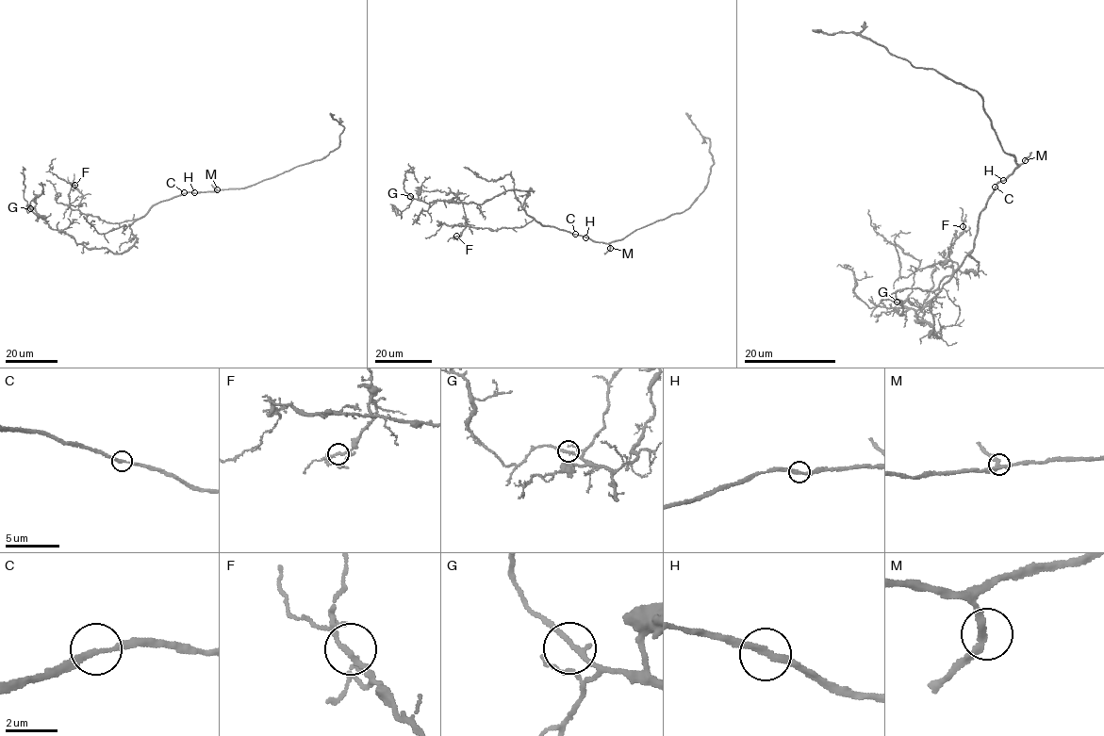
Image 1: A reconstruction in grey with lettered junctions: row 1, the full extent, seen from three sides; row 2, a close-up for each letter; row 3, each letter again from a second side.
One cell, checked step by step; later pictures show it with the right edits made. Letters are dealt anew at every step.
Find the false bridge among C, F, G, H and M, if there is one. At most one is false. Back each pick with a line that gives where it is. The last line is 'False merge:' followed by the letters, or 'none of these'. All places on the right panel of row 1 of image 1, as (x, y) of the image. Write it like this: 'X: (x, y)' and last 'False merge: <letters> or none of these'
False merge: none of these

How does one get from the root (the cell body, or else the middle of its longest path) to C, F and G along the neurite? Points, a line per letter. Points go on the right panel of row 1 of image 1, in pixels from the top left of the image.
C: (985, 204), (995, 187)
F: (985, 204), (969, 253), (979, 262), (974, 276), (976, 272), (970, 270), (963, 273), (948, 253), (963, 226)
G: (985, 204), (972, 249), (929, 303), (933, 326), (928, 336), (930, 331), (940, 335), (897, 302)

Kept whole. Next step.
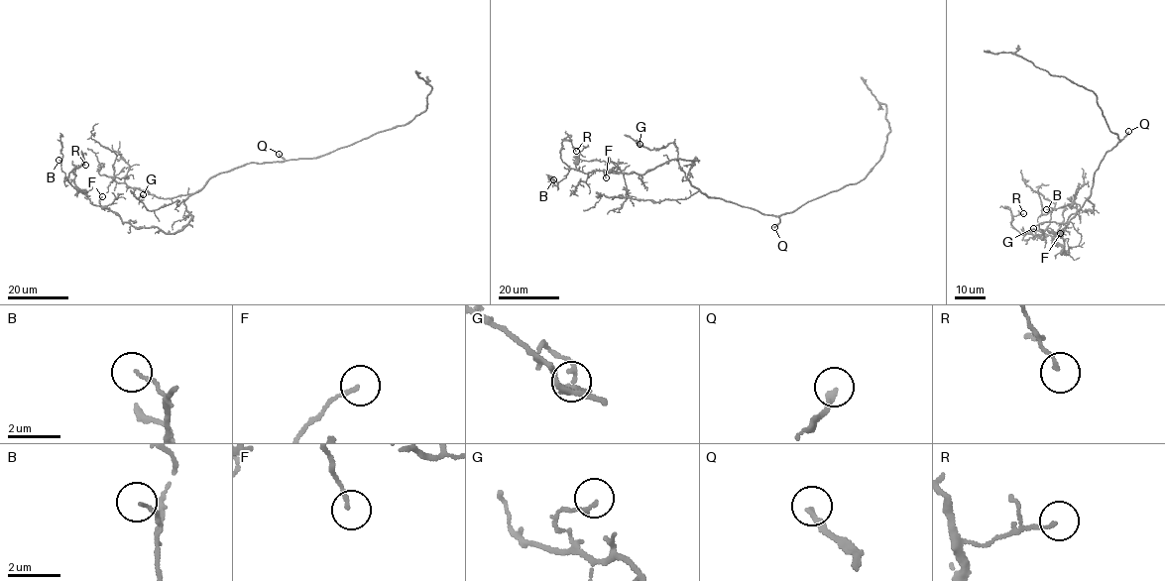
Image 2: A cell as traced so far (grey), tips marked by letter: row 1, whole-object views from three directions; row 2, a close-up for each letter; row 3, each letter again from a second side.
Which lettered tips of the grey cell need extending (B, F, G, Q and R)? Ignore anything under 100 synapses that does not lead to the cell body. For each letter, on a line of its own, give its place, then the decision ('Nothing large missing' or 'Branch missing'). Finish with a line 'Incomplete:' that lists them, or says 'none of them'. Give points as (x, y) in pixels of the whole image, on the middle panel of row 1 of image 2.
B: Place: (553, 179). Nothing large missing
F: Place: (606, 177). Nothing large missing
G: Place: (640, 144). Nothing large missing
Q: Place: (774, 227). Branch missing
R: Place: (576, 151). Nothing large missing
Incomplete: Q

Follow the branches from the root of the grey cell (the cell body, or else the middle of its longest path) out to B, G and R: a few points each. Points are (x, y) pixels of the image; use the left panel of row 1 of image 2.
B: (230, 170), (183, 202), (190, 220), (165, 233), (136, 228), (93, 205), (69, 182), (58, 160)
G: (230, 170), (213, 175), (177, 206), (179, 200), (148, 210), (139, 200), (143, 194)
R: (230, 170), (188, 196), (183, 203), (190, 220), (172, 233), (123, 222), (63, 181), (85, 165)

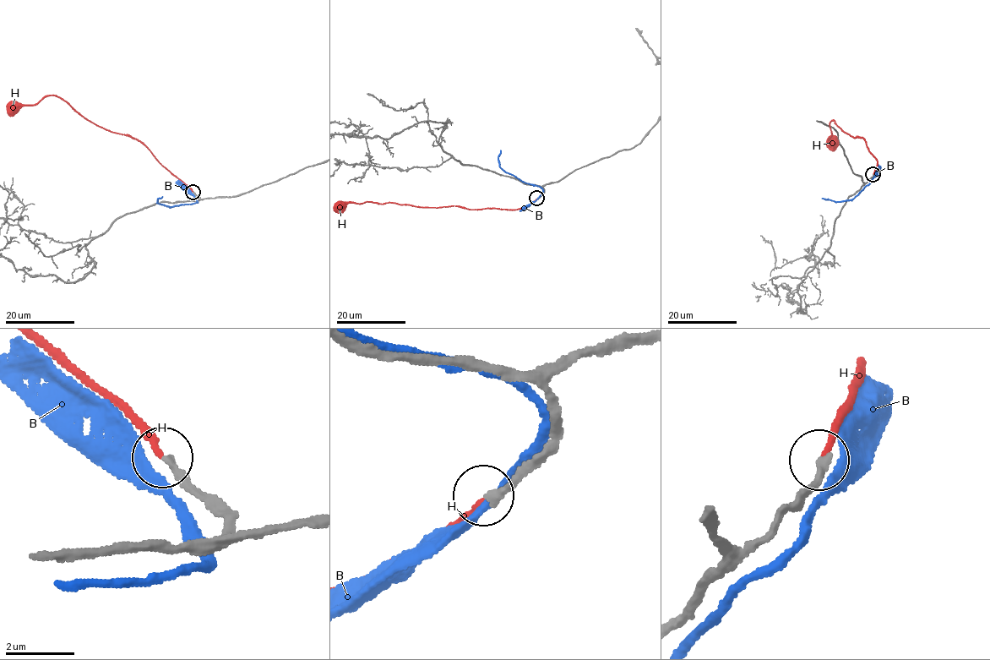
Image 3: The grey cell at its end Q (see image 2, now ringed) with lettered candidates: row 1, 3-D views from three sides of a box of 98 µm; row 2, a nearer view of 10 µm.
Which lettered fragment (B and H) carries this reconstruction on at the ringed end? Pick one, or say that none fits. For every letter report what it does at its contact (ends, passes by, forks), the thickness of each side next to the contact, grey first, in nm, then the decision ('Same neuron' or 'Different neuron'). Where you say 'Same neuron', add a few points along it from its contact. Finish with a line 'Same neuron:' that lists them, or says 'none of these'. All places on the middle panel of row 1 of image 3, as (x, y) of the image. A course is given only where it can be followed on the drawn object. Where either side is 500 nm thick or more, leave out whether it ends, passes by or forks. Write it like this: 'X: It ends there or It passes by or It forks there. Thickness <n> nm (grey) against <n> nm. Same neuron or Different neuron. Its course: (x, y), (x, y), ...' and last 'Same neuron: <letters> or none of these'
B: It passes by. Thickness 300 nm (grey) against 240 nm. Different neuron
H: It ends there. Thickness 240 nm (grey) against 160 nm. Same neuron. Its course: (537, 199), (516, 210), (474, 210), (457, 206), (420, 207), (368, 202), (345, 202), (338, 207)
Same neuron: H

